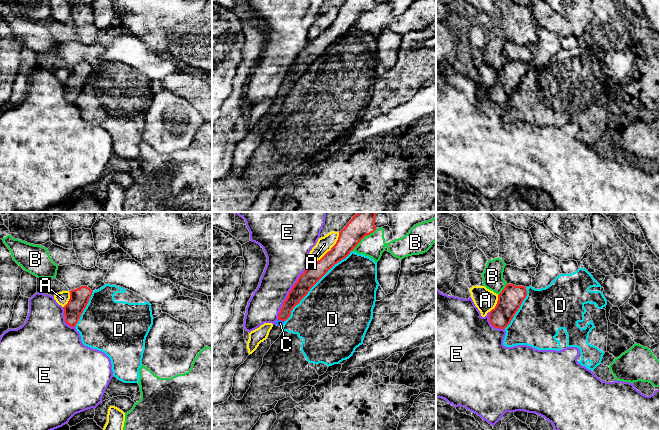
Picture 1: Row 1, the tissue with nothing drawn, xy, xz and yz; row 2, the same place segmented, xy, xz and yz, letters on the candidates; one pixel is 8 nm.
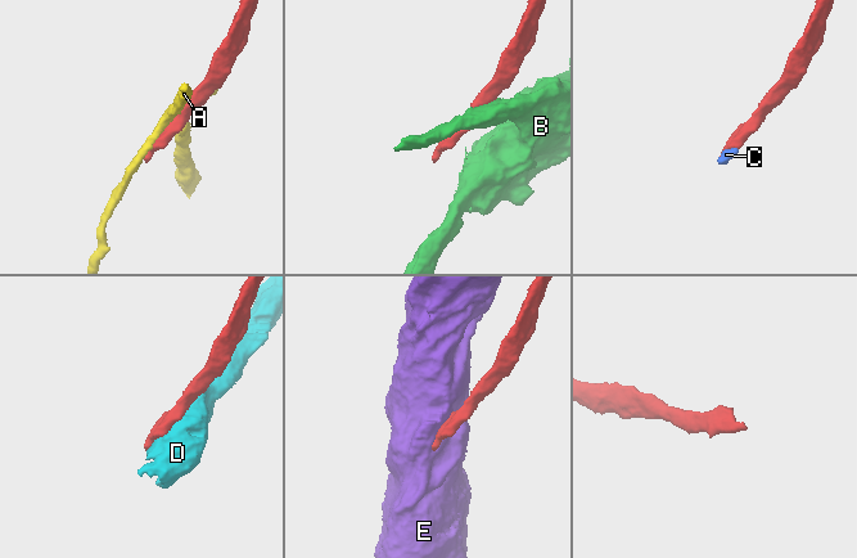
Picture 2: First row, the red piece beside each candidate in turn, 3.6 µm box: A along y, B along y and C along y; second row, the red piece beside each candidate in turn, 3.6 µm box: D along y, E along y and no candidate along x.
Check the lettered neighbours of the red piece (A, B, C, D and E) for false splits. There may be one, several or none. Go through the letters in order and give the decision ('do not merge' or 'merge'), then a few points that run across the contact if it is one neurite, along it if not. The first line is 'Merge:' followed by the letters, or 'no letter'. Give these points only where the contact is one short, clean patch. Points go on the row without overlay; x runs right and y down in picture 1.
Merge: C
A: do not merge
B: do not merge
C: merge | xz (296, 70), (281, 96), (280, 99)
D: do not merge
E: do not merge

